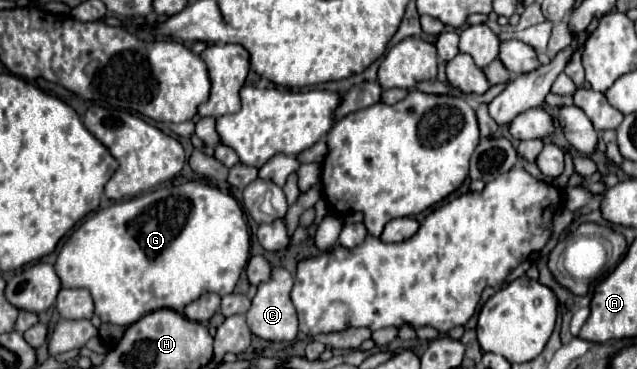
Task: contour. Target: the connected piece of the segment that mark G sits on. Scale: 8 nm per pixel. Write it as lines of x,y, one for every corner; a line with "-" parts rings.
187,182
187,184
181,184
181,186
173,186
173,188
151,190
151,192
143,194
143,196
113,204
113,206
103,208
103,210
97,210
63,244
63,248
61,248
59,256
57,256
57,262
55,262
55,270
57,270
59,278
61,278
63,288
87,288
91,292
93,302
95,302
95,314
101,318
101,322
109,322
109,324
117,324
117,326
131,326
143,314
149,314
151,310
171,308
175,312
183,312
183,308
187,304
191,304
193,300
197,300
205,290
221,294
221,296
231,294
237,280
239,280
239,276
241,276
241,272
243,272
243,268
245,268
245,264
247,264
247,260
249,260
249,226
245,222
243,210
237,204
237,200
231,194
221,192
215,186
209,186
209,184
203,184
203,182

